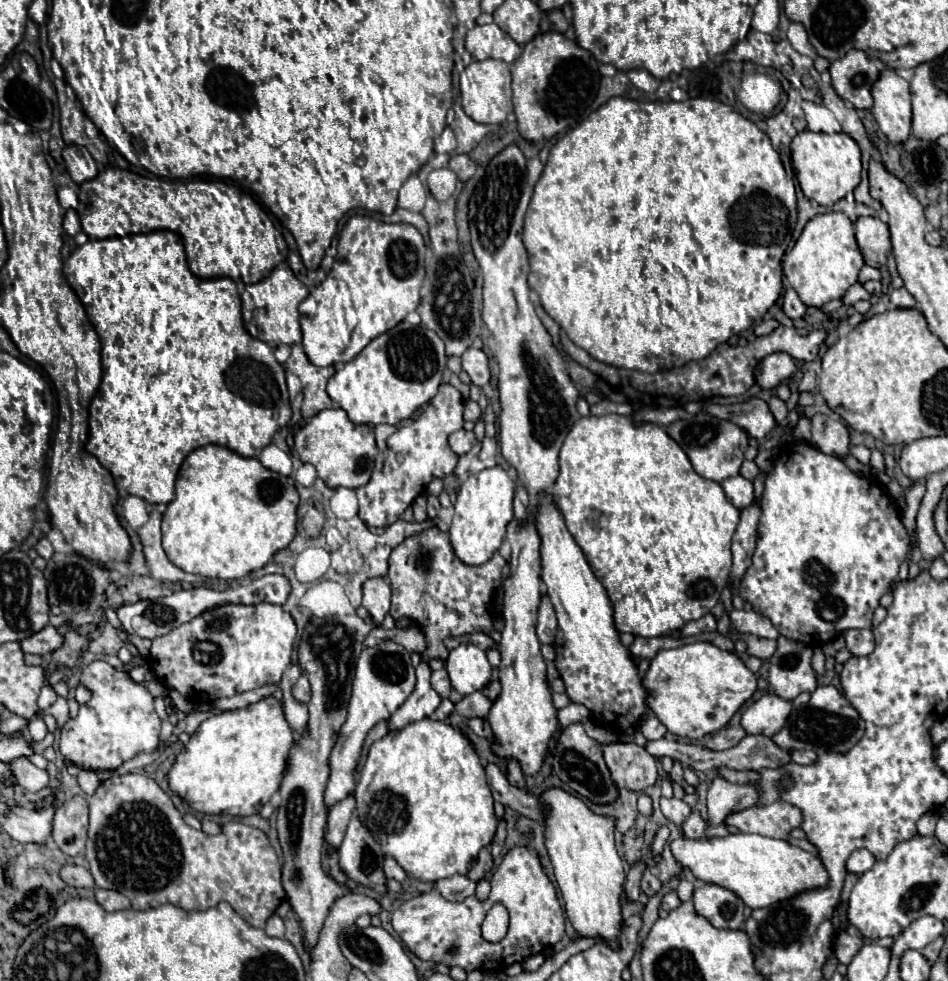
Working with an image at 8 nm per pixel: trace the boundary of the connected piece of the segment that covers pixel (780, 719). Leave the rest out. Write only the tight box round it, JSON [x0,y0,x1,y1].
[742,694,790,736]

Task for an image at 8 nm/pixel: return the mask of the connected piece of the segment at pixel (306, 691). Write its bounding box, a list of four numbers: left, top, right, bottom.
[292,674,310,704]

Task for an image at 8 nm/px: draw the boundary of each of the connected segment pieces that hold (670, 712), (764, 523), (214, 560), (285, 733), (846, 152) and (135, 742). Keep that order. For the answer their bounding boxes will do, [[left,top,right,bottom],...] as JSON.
[[644,642,758,740],[738,442,908,648],[162,444,298,580],[168,696,294,814],[790,130,862,206],[60,660,160,770]]

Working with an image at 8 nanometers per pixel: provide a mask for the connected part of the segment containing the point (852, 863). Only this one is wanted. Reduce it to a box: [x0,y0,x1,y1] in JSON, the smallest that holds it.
[846,848,876,874]

